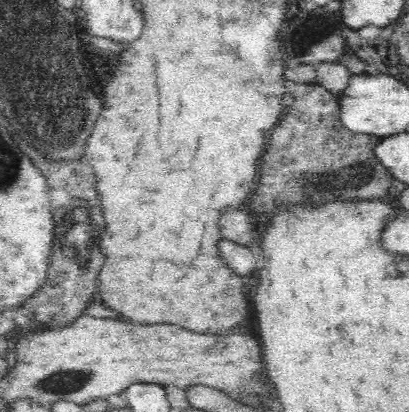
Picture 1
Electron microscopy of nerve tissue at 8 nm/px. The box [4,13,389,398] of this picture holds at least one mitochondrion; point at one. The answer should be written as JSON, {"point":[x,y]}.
{"point":[63,380]}

